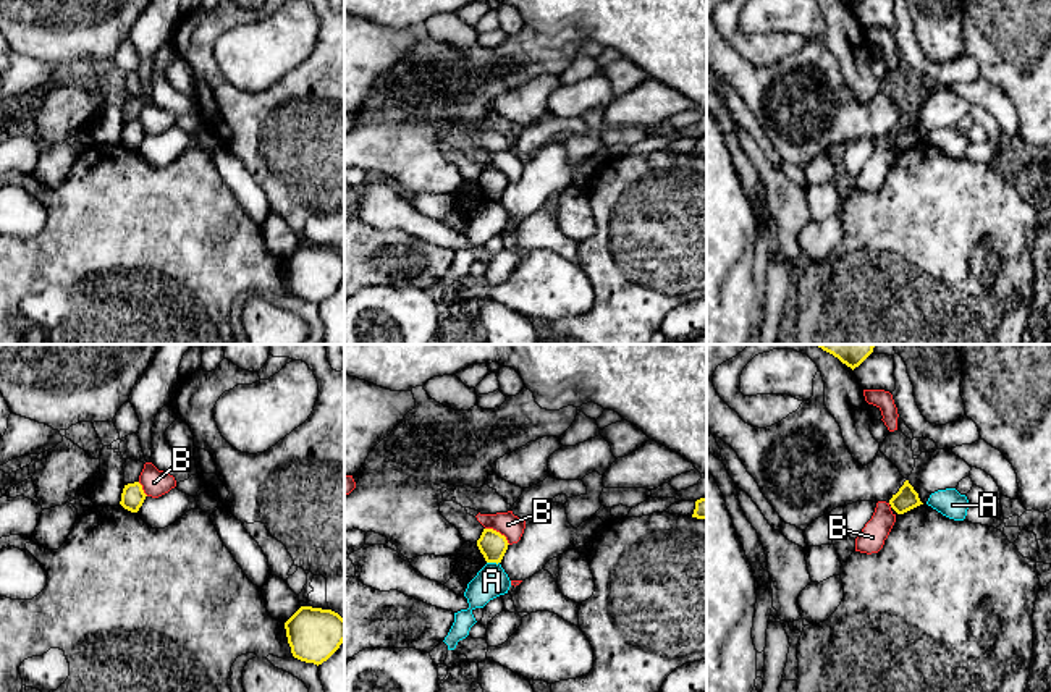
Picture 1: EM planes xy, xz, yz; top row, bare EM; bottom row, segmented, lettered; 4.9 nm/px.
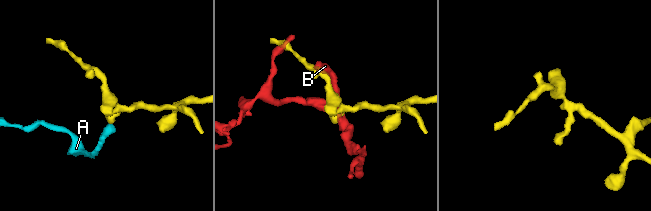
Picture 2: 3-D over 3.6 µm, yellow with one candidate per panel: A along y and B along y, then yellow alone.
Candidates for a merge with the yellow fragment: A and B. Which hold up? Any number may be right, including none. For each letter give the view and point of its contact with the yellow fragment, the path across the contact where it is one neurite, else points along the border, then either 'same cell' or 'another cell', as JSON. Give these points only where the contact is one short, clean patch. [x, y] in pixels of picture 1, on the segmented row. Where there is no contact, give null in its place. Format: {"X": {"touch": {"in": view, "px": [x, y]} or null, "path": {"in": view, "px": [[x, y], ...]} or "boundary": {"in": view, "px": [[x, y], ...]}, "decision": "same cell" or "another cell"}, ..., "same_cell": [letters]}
{"A": {"touch": {"in": "xz", "px": [493, 561]}, "boundary": {"in": "xz", "px": [[487, 561], [498, 563]]}, "decision": "another cell"}, "B": {"touch": {"in": "xz", "px": [498, 532]}, "decision": "another cell"}, "same_cell": []}

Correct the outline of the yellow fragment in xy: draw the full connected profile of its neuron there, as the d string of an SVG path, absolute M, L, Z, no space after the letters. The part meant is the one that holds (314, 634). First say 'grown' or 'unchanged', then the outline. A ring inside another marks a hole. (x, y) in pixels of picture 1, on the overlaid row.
unchanged | M301 606L285 629L293 656L317 666L344 642L344 619L331 610Z

